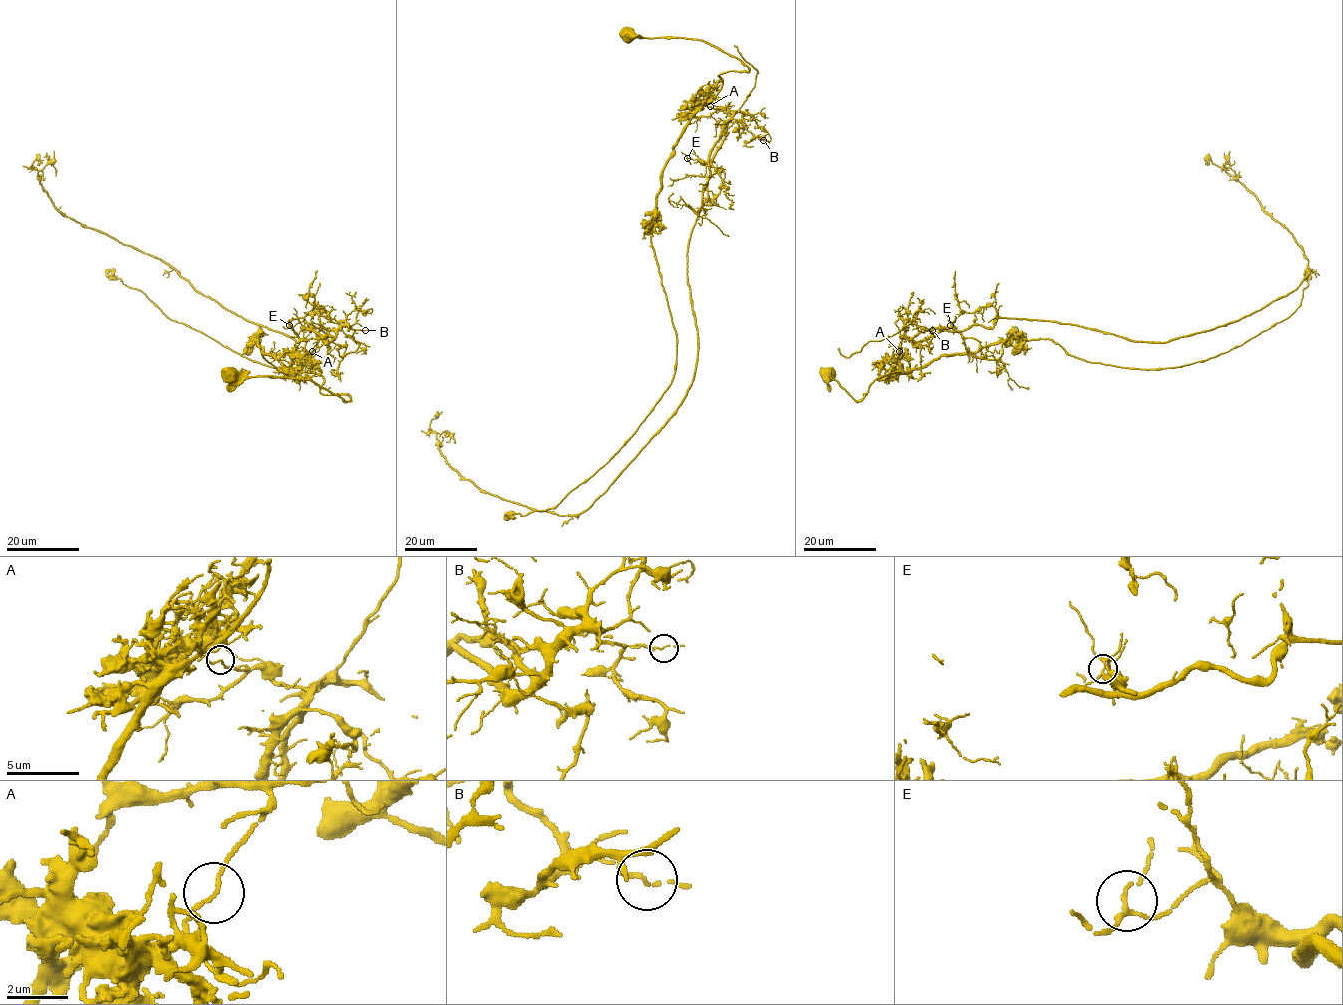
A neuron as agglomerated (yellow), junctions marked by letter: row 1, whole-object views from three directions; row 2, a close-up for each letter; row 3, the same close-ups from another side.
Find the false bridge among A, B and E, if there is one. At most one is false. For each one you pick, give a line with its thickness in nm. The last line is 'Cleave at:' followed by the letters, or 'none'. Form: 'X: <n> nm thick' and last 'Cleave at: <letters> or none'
A: 120 nm thick
Cleave at: A

